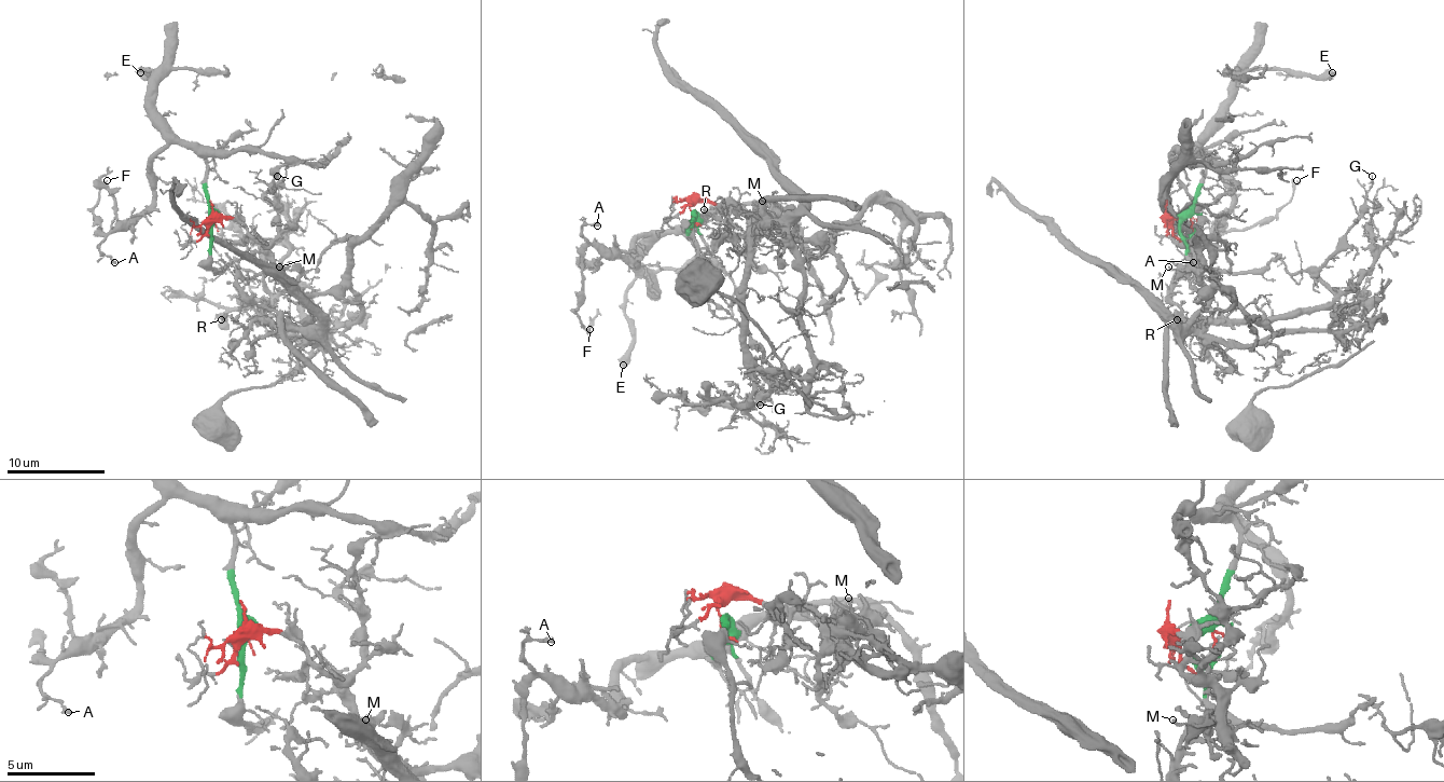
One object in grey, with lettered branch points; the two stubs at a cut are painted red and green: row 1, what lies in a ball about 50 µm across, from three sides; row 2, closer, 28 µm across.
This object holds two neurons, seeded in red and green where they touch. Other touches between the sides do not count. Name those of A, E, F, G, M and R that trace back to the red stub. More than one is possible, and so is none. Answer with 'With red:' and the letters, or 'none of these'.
With red: G, M, R

